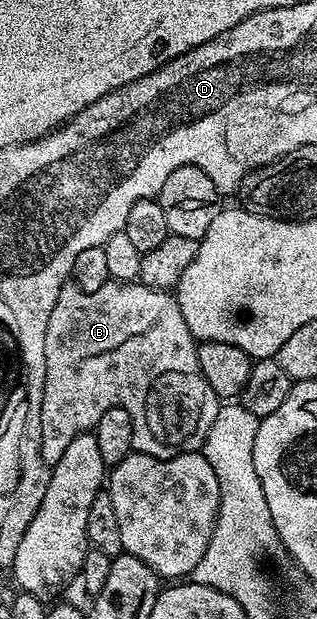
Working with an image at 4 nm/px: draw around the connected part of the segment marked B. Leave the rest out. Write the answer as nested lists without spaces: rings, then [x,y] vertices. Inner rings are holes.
[[[110,281],[102,285],[102,289],[83,291],[81,287],[66,285],[58,293],[58,301],[54,301],[54,313],[50,313],[50,325],[46,325],[46,385],[42,393],[42,437],[38,450],[45,463],[57,463],[66,453],[66,445],[74,441],[74,437],[91,432],[97,421],[106,413],[106,409],[121,407],[130,413],[130,421],[134,421],[133,452],[141,455],[153,455],[159,459],[169,459],[181,451],[200,451],[206,441],[206,433],[210,433],[210,425],[214,425],[214,417],[218,417],[218,409],[222,400],[210,389],[210,381],[202,377],[202,365],[198,365],[198,343],[193,339],[186,321],[182,317],[182,309],[178,305],[175,294],[147,287],[139,281]]]

